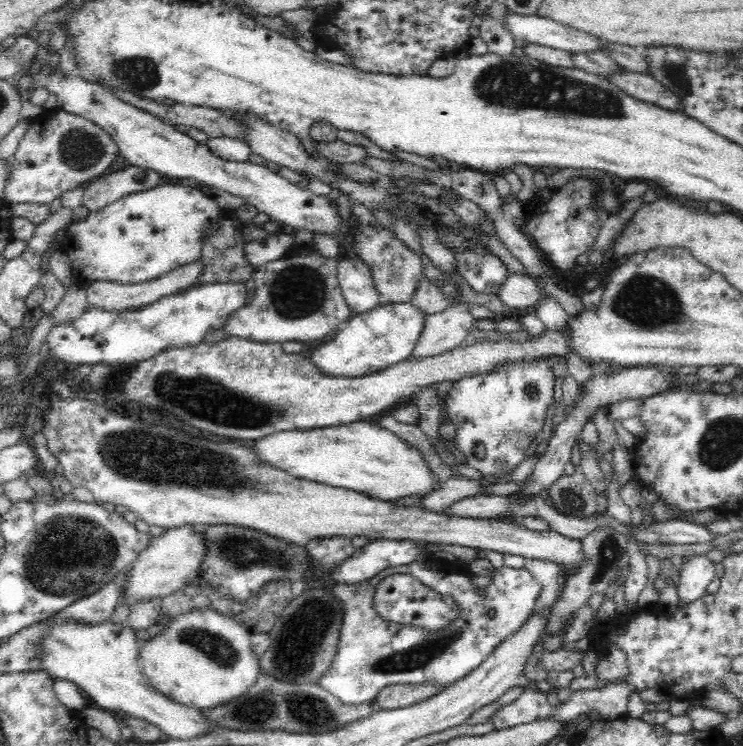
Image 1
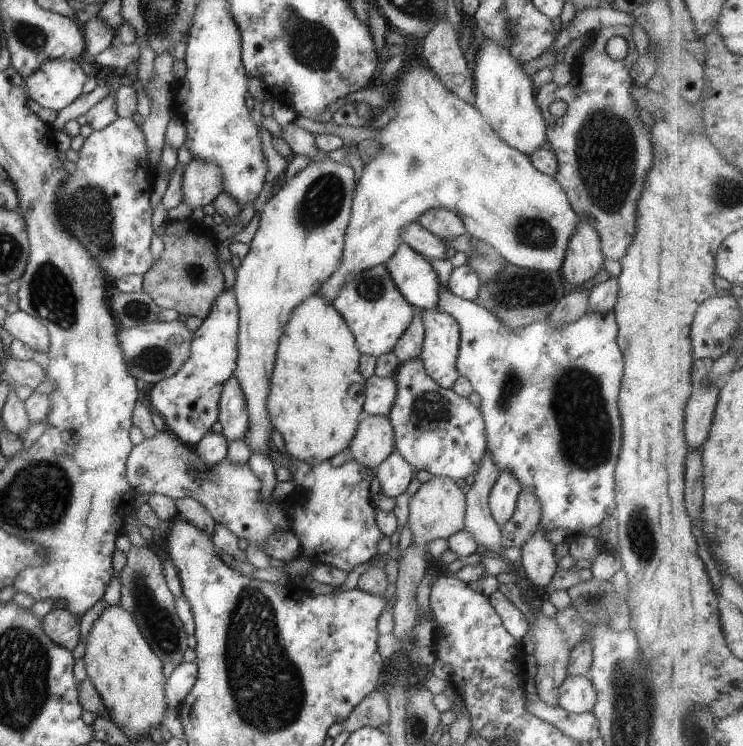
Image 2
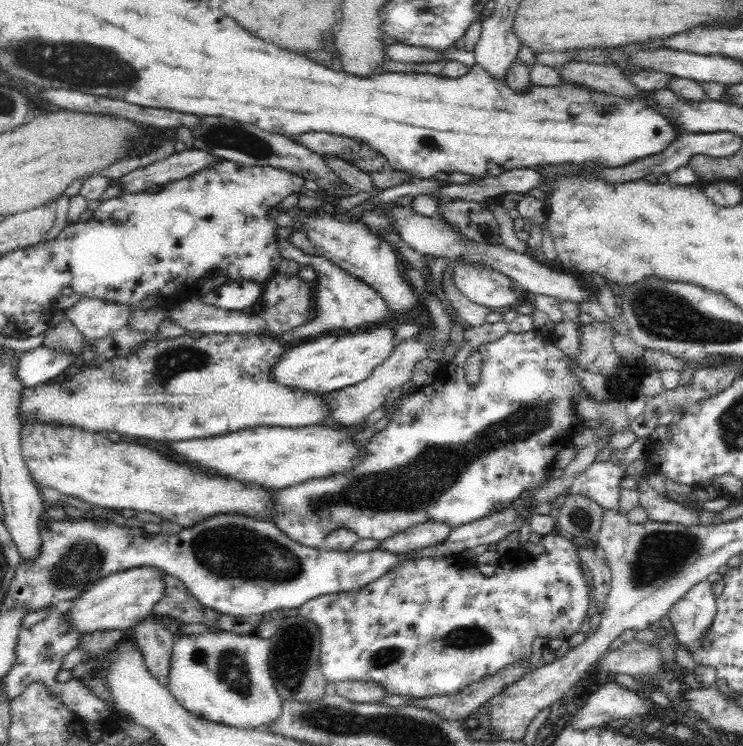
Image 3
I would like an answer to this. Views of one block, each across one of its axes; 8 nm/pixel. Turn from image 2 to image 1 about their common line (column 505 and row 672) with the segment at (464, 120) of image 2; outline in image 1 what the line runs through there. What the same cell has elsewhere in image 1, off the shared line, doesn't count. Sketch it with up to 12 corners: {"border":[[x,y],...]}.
{"border":[[192,612],[140,645],[150,686],[212,710],[258,680],[251,634]]}

